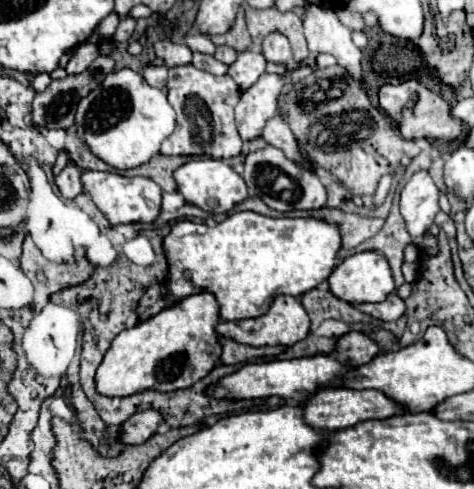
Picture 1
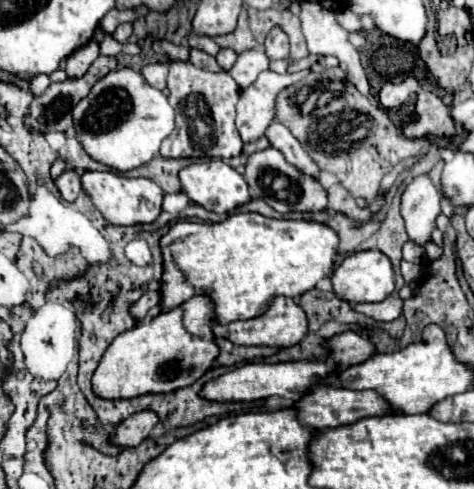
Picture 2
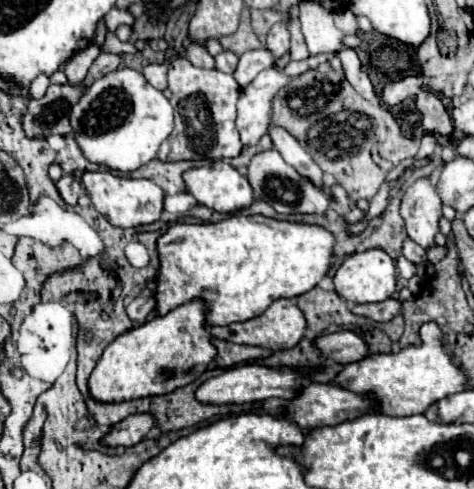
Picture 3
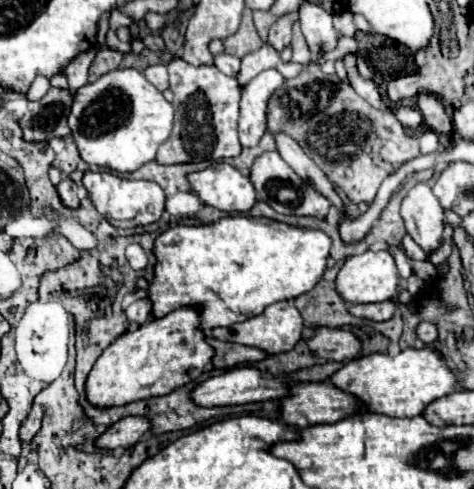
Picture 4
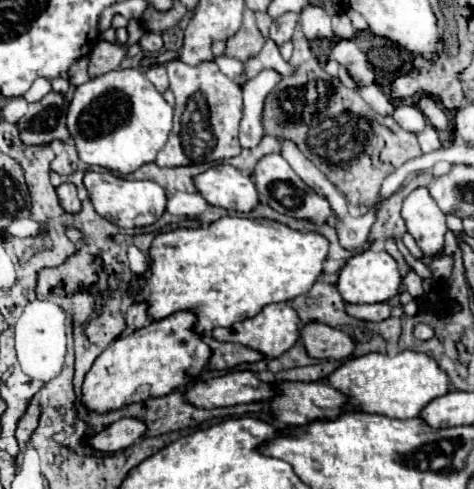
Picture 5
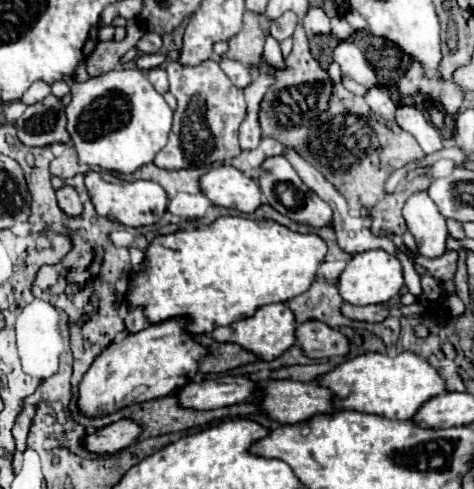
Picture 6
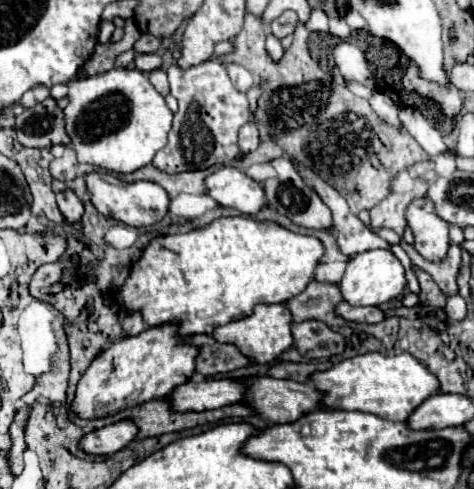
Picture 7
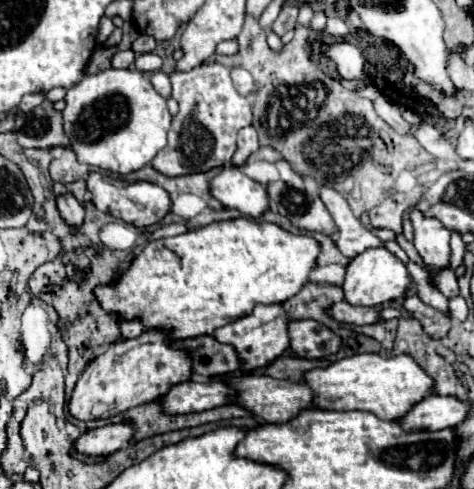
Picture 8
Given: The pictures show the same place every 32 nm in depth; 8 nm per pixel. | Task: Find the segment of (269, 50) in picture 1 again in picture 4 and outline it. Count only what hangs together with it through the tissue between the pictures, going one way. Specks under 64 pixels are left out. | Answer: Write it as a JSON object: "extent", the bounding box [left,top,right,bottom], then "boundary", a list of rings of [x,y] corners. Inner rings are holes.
{"extent":[268,14,298,54],"boundary":[[[286,14],[282,16],[276,24],[272,24],[270,34],[268,34],[268,44],[280,54],[288,44],[290,44],[290,36],[292,36],[292,24],[298,16],[296,14]]]}

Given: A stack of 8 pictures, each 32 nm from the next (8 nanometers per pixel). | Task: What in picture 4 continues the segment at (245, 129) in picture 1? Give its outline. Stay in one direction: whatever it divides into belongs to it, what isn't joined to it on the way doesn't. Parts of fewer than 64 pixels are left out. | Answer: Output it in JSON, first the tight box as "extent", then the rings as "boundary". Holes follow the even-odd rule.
{"extent":[238,70,284,146],"boundary":[[[264,70],[254,80],[250,80],[242,88],[240,98],[240,118],[238,132],[242,146],[256,146],[266,132],[268,118],[268,100],[280,84],[284,84],[284,76],[278,70]]]}

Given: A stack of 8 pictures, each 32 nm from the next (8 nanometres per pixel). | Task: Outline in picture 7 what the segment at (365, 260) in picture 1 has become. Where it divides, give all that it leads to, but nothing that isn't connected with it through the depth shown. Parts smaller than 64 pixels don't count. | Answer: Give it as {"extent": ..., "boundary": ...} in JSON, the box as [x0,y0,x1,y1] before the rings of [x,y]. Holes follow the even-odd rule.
{"extent":[340,250,406,306],"boundary":[[[368,250],[362,254],[356,254],[348,260],[346,272],[340,282],[340,292],[344,300],[352,306],[380,306],[396,296],[400,296],[406,288],[404,268],[400,260],[388,252],[388,250]]]}

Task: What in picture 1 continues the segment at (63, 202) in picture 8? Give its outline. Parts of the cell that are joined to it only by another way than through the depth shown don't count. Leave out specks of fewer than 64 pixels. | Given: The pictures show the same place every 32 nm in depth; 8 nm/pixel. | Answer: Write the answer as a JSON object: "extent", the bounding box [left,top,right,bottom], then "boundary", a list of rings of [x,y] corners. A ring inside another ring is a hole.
{"extent":[56,160,82,198],"boundary":[[[68,160],[66,168],[56,176],[56,186],[60,188],[64,198],[76,198],[82,192],[80,174],[82,174],[82,168],[74,160]]]}

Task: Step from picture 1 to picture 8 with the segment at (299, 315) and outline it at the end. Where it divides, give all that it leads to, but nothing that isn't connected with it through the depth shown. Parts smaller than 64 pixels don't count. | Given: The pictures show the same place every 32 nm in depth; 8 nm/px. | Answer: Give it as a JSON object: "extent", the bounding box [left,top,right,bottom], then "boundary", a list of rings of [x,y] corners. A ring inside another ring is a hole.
{"extent":[214,304,290,370],"boundary":[[[258,304],[250,316],[238,318],[214,332],[214,338],[222,344],[230,344],[236,348],[240,358],[246,362],[244,370],[256,370],[270,362],[274,362],[278,356],[282,356],[290,346],[288,336],[288,314],[284,312],[282,304]]]}

